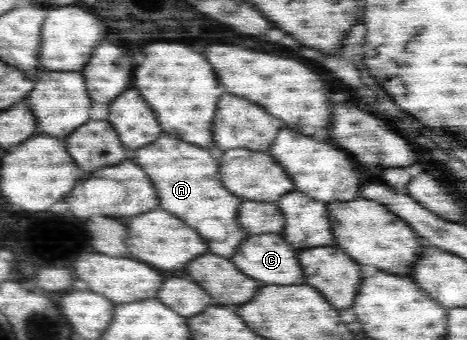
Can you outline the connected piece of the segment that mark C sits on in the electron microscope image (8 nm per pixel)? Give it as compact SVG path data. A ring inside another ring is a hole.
M263 234L247 238L247 244L231 258L247 276L255 276L265 284L301 284L303 270L291 244L279 234Z

